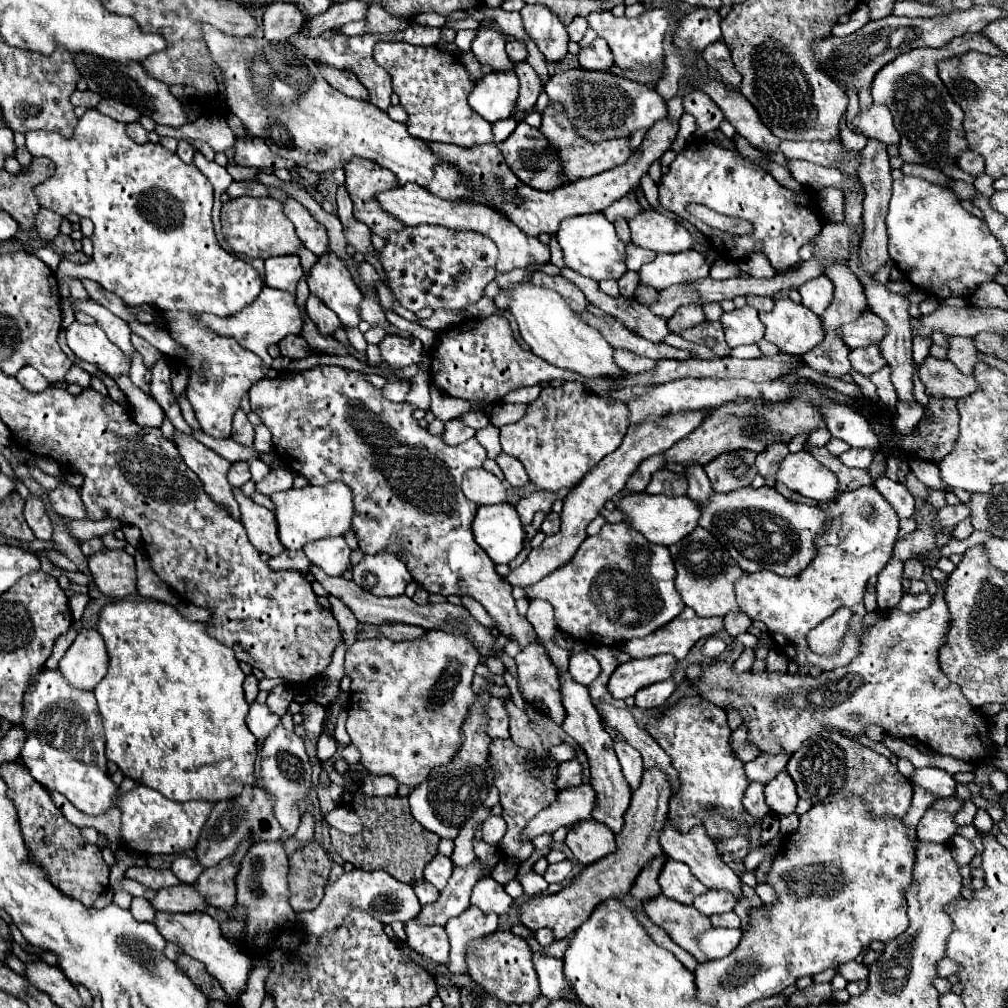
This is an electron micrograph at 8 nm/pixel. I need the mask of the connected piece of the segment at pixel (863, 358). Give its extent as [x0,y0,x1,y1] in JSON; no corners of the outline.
[850,343,886,377]

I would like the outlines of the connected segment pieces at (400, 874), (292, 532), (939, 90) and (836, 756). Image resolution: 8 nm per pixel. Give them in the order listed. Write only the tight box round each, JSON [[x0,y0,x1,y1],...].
[[330,789,440,883],[270,483,354,553],[872,33,1006,167],[786,731,912,817]]

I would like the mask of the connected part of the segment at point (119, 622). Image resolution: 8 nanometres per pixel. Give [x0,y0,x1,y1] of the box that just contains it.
[94,599,256,801]

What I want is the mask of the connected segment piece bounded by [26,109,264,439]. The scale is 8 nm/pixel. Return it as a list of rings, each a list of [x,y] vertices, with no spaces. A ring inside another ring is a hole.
[[[96,109],[86,111],[79,118],[72,139],[66,139],[54,131],[38,129],[26,133],[26,147],[32,157],[48,157],[56,165],[54,175],[34,187],[40,207],[46,207],[62,217],[66,217],[66,213],[76,213],[78,217],[88,217],[94,223],[92,259],[84,265],[68,265],[68,261],[60,261],[56,275],[64,279],[74,277],[98,281],[104,289],[116,293],[126,305],[132,307],[158,307],[162,317],[170,321],[170,335],[174,341],[192,353],[190,359],[184,359],[192,371],[186,395],[194,407],[202,431],[216,439],[228,439],[232,435],[232,417],[238,401],[254,381],[262,379],[262,359],[256,353],[242,349],[234,339],[218,337],[200,325],[194,315],[214,313],[218,317],[226,317],[238,313],[242,307],[246,307],[246,303],[260,295],[264,281],[250,263],[226,253],[218,245],[212,229],[214,191],[210,181],[194,165],[182,163],[176,153],[164,149],[160,143],[134,143],[126,135],[126,123],[100,115]]]

